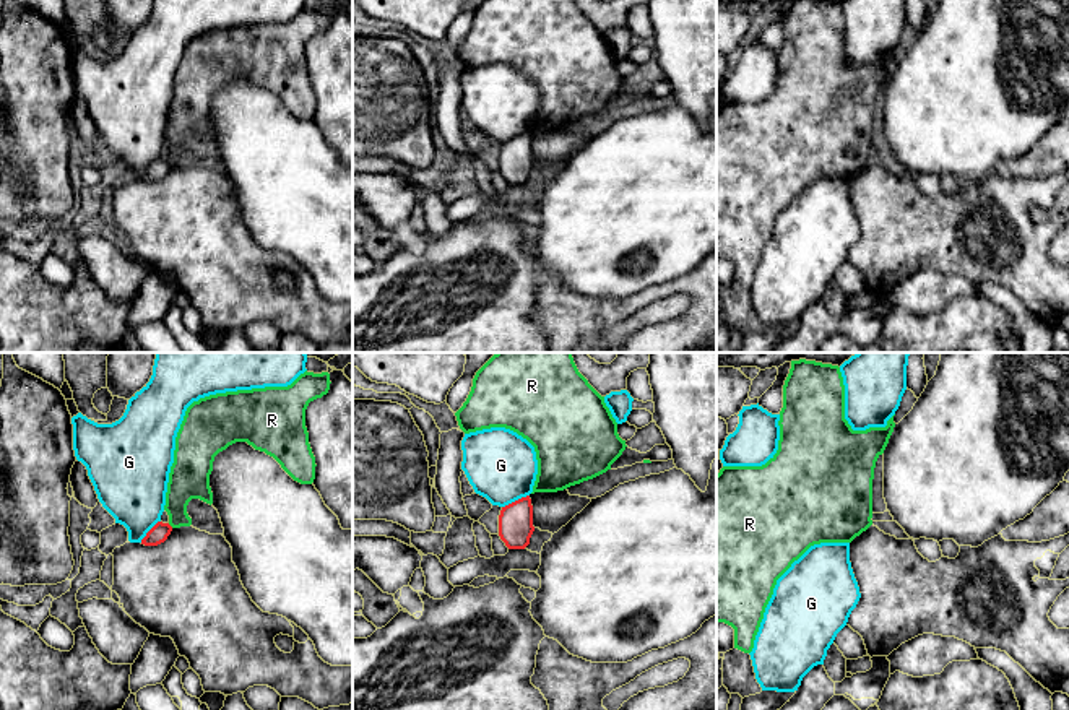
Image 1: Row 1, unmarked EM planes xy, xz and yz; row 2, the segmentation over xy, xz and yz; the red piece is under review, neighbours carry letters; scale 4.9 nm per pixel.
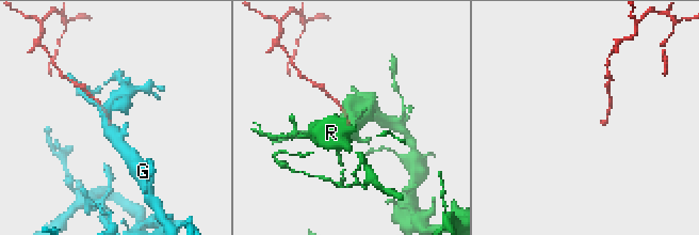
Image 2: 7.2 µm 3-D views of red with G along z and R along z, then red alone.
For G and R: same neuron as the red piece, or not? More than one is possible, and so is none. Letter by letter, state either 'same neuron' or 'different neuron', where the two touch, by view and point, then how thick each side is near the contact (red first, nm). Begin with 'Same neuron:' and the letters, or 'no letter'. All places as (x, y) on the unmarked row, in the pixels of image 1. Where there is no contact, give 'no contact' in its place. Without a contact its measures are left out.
Same neuron: no letter
G: different neuron; contact xz (515, 137); calibres 180 and 360 nm
R: different neuron; contact xy (169, 161); calibres 90 and 190 nm

